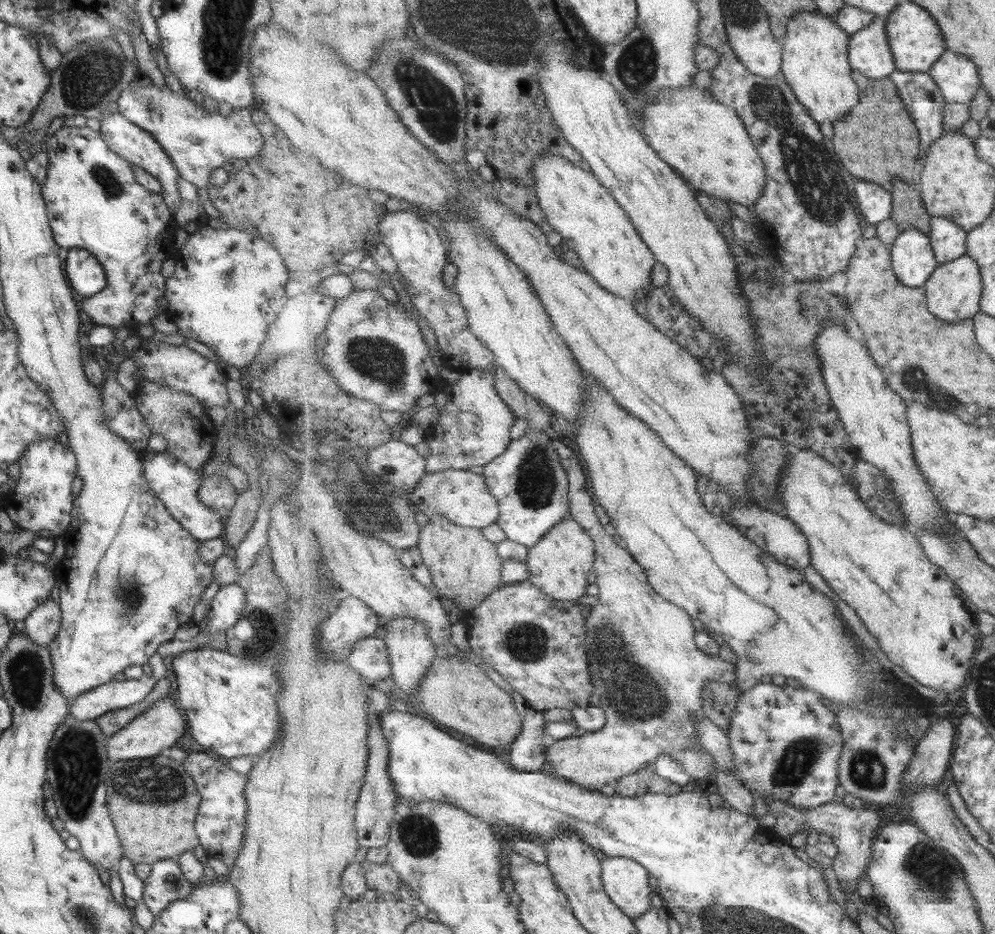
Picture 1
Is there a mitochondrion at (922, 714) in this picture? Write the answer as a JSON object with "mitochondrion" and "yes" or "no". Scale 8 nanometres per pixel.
{"mitochondrion":"no"}

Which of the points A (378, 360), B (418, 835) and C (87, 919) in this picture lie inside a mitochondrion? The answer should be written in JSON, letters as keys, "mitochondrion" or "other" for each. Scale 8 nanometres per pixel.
{"A":"mitochondrion","B":"mitochondrion","C":"mitochondrion"}

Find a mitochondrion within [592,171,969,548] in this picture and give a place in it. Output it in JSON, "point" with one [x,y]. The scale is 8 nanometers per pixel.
{"point":[935,393]}

